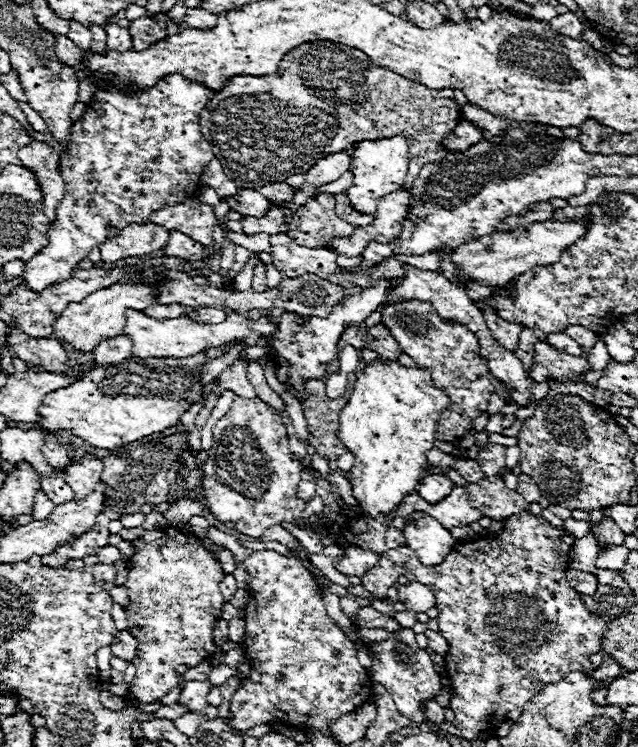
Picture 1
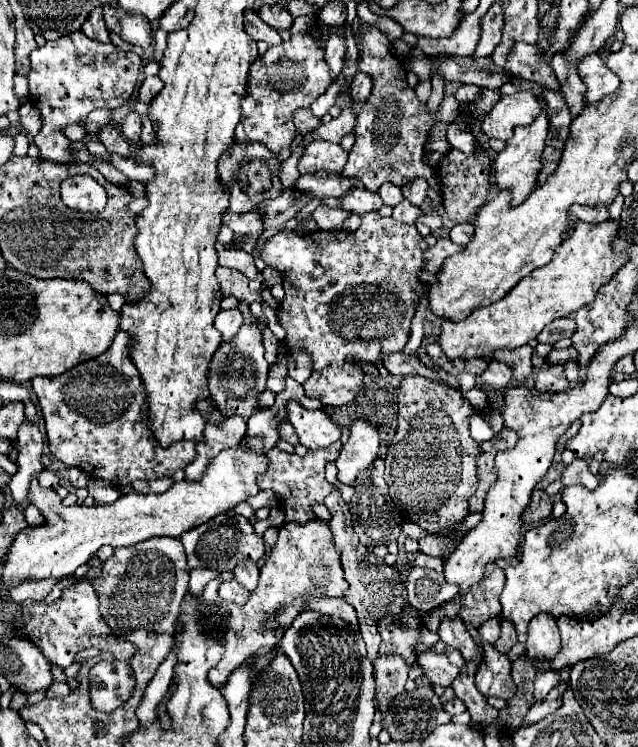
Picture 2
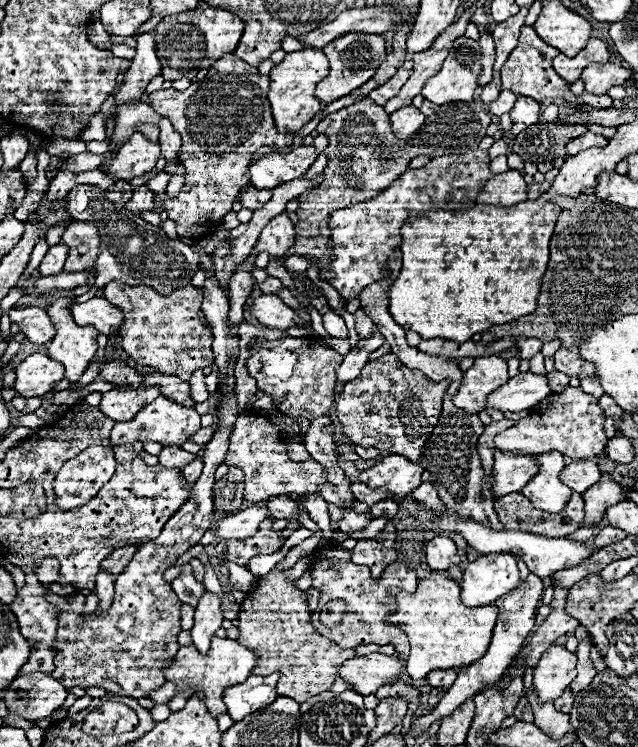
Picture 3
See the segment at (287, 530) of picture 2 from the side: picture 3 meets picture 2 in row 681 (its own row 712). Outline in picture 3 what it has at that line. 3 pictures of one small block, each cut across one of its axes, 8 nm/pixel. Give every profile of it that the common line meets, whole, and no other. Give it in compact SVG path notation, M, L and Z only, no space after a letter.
M214 636L212 638L212 646L210 646L210 652L208 654L200 654L194 646L186 646L186 648L180 648L176 658L170 662L168 668L164 668L164 676L166 680L170 682L176 682L178 686L178 694L172 698L172 702L168 702L170 710L172 712L178 712L186 700L190 696L194 696L196 692L204 692L206 696L206 704L208 704L208 710L214 718L220 718L222 714L226 714L226 706L222 702L222 692L228 688L228 686L234 686L234 684L240 684L244 682L252 668L256 666L258 662L258 656L256 652L252 652L250 648L242 646L240 642L236 640L228 640L228 638L218 638Z

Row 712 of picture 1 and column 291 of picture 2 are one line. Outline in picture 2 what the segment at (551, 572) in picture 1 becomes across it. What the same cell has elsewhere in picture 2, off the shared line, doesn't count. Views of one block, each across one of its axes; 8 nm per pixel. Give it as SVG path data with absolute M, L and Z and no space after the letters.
M336 442L328 448L322 448L322 450L308 450L306 456L298 456L298 454L286 454L278 448L270 448L268 450L268 460L270 460L270 468L266 474L258 476L258 486L262 490L272 490L280 496L280 504L284 508L284 516L286 516L286 522L298 522L298 524L304 524L306 520L312 520L316 518L314 512L312 512L312 504L324 503L324 498L336 490L334 484L326 482L324 478L324 470L326 470L326 464L328 462L334 462L340 454L342 444Z

